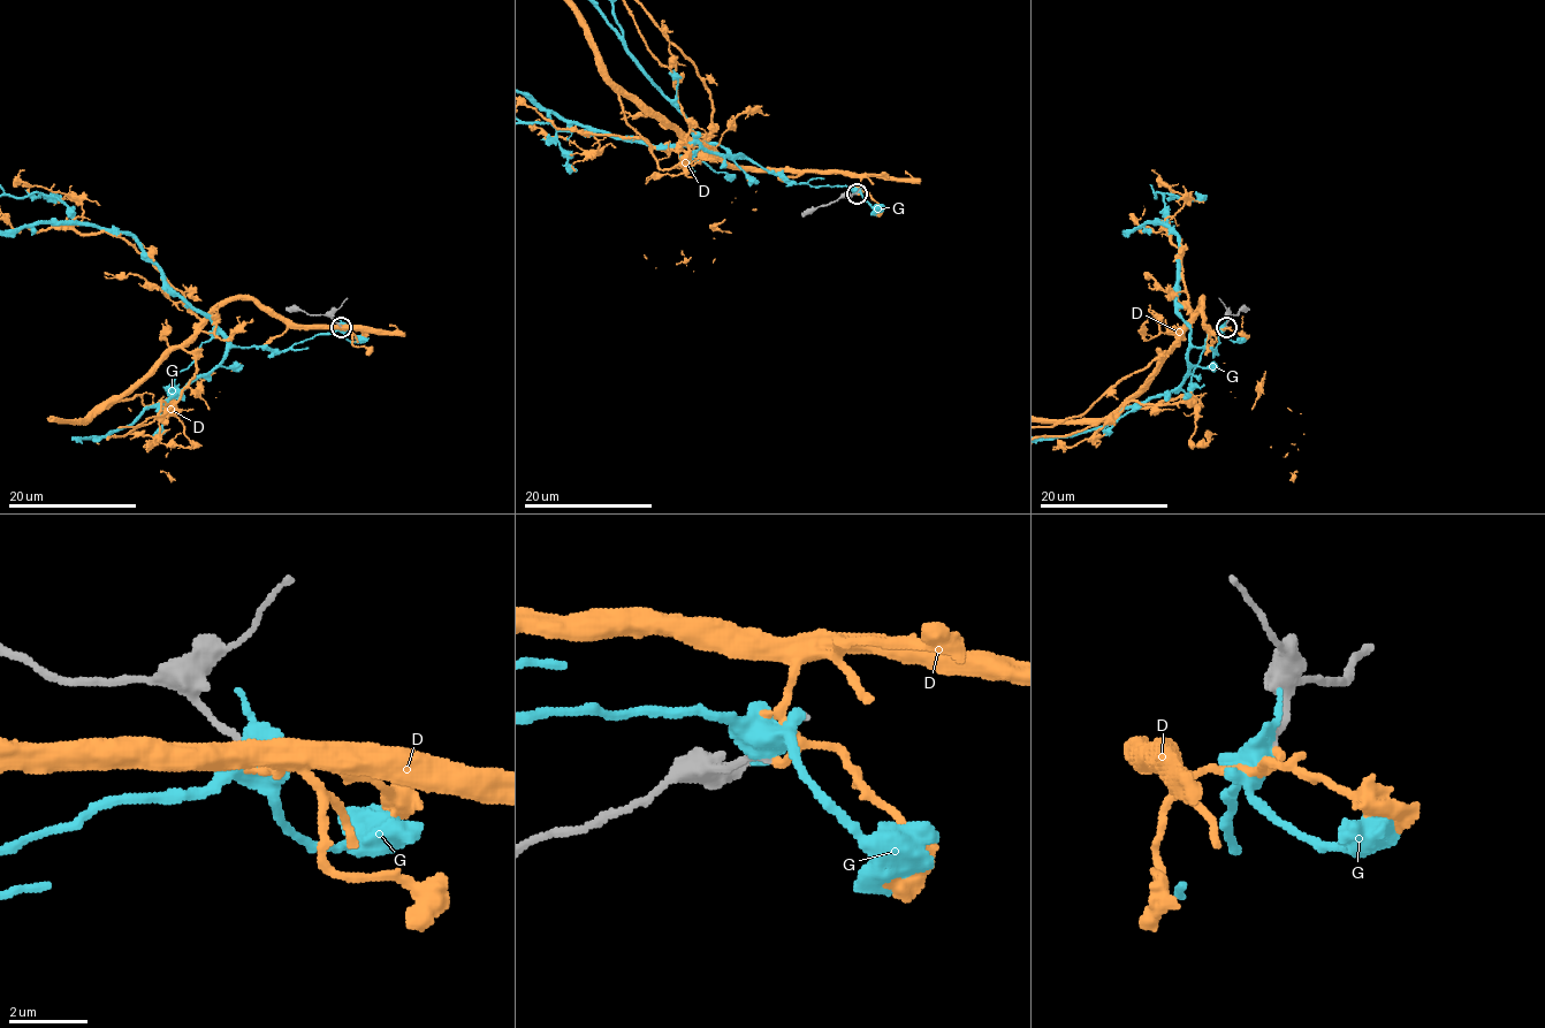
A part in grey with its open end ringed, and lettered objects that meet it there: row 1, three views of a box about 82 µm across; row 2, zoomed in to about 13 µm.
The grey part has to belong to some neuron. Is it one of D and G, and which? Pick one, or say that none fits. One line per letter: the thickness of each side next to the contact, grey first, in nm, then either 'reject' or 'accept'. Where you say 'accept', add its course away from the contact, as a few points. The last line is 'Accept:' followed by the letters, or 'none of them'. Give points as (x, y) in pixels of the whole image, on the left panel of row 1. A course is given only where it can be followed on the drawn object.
D: calibres 170 and 190 nm; reject
G: calibres 180 and 480 nm; reject
Accept: none of them

